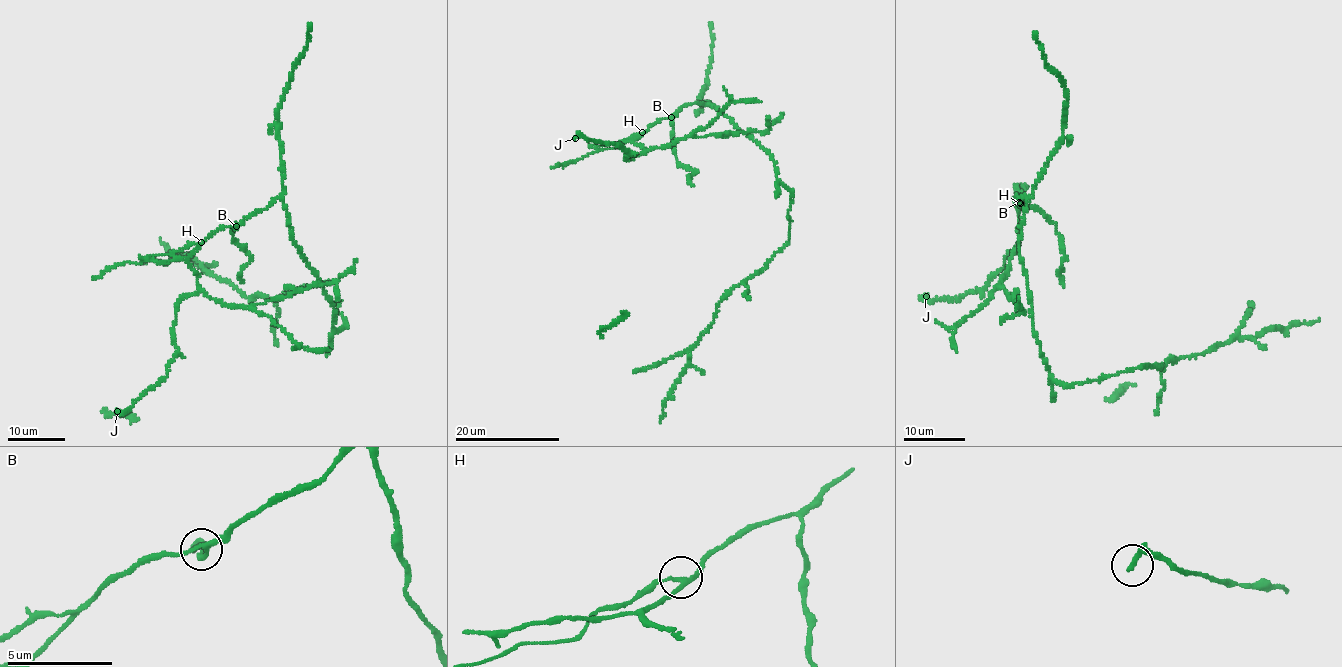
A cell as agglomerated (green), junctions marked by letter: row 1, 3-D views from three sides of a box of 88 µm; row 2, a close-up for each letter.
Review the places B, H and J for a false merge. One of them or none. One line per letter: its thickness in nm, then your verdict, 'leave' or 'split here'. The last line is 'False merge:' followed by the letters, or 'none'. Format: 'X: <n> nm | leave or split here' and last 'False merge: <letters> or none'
B: 190 nm | leave
H: 180 nm | split here
J: 170 nm | leave
False merge: H

